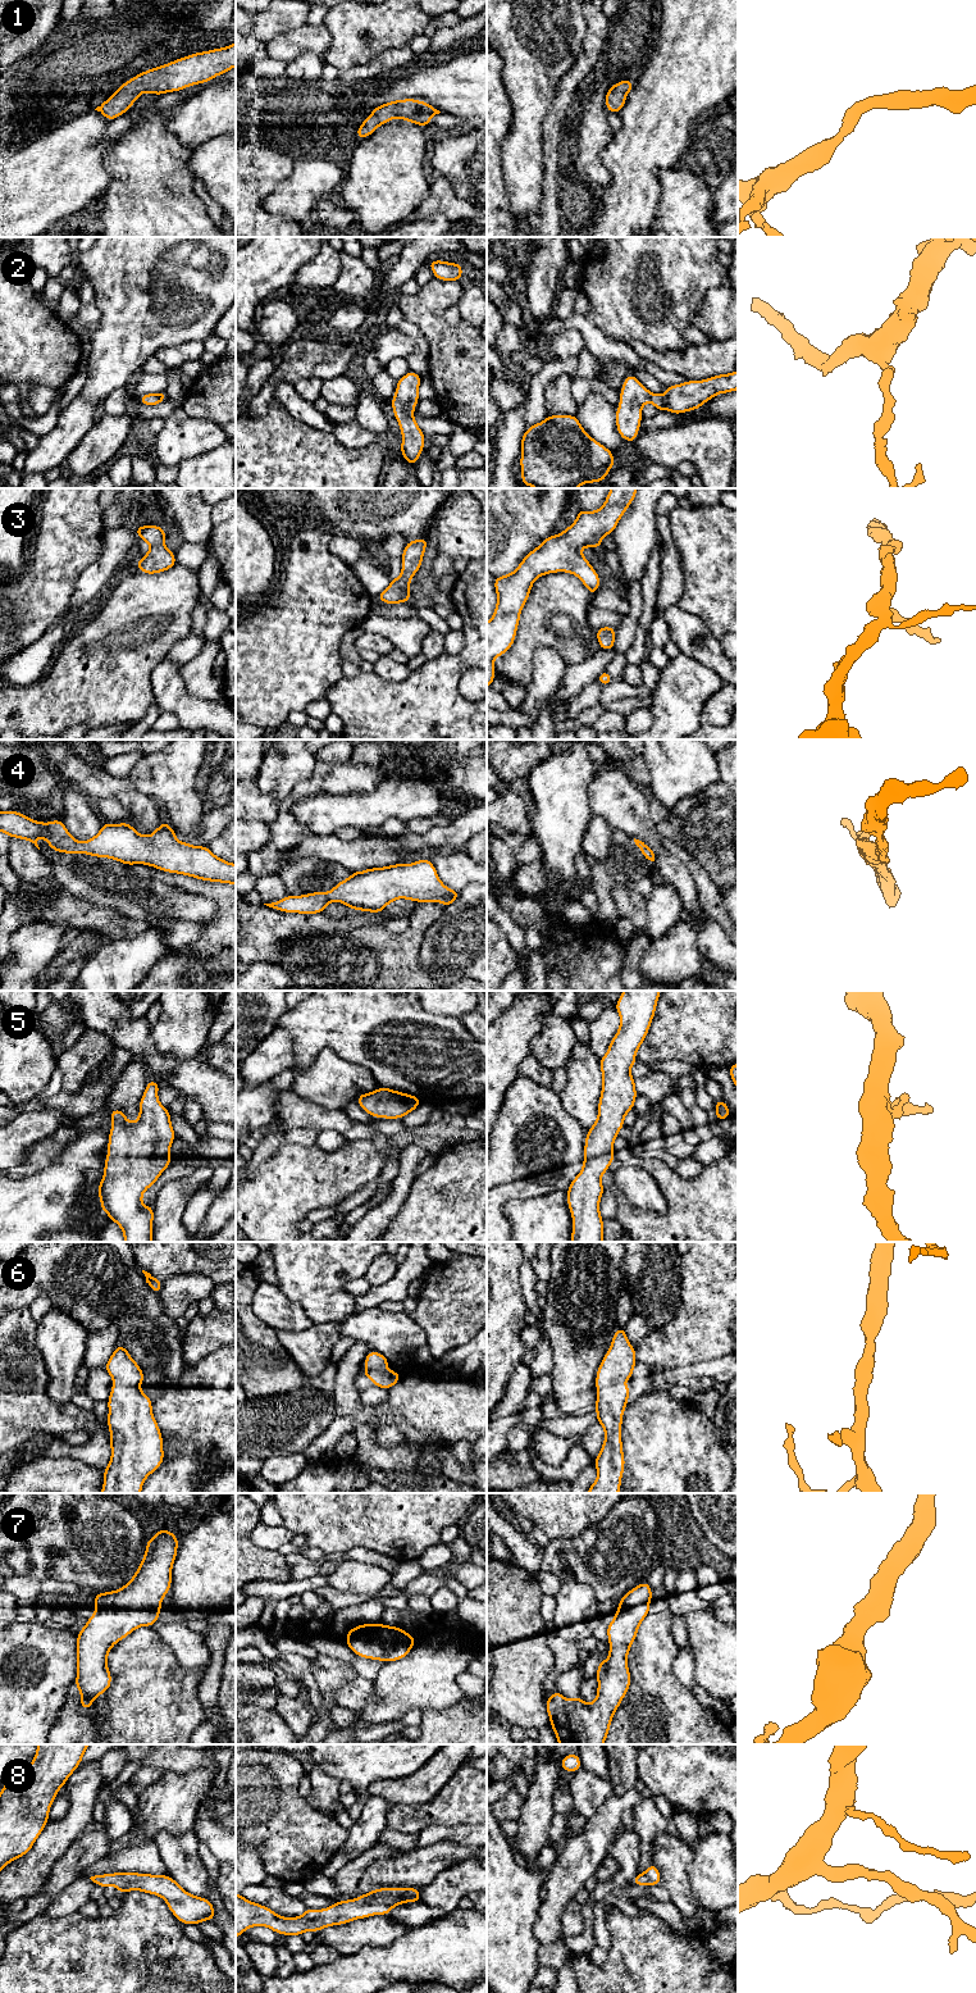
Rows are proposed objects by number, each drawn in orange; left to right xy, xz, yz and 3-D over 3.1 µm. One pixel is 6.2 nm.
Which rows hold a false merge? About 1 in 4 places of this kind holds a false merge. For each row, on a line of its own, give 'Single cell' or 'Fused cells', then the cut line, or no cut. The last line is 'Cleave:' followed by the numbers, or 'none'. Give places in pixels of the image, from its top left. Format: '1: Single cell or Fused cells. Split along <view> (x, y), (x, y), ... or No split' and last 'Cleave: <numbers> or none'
1: Single cell. No split
2: Single cell. No split
3: Single cell. No split
4: Single cell. No split
5: Single cell. No split
6: Single cell. No split
7: Single cell. No split
8: Single cell. No split
Cleave: none

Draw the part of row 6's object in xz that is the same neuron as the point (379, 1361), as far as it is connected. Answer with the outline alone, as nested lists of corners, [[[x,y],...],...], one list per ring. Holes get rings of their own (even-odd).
[[[371,1350],[365,1357],[364,1375],[369,1378],[375,1387],[383,1388],[384,1391],[397,1384],[402,1378],[397,1371],[387,1370],[388,1364],[389,1361],[384,1355]]]

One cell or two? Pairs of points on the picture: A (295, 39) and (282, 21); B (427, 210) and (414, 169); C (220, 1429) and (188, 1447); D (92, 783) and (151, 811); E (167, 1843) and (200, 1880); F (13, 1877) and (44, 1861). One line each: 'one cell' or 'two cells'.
A: two cells
B: two cells
C: two cells
D: one cell
E: one cell
F: one cell

